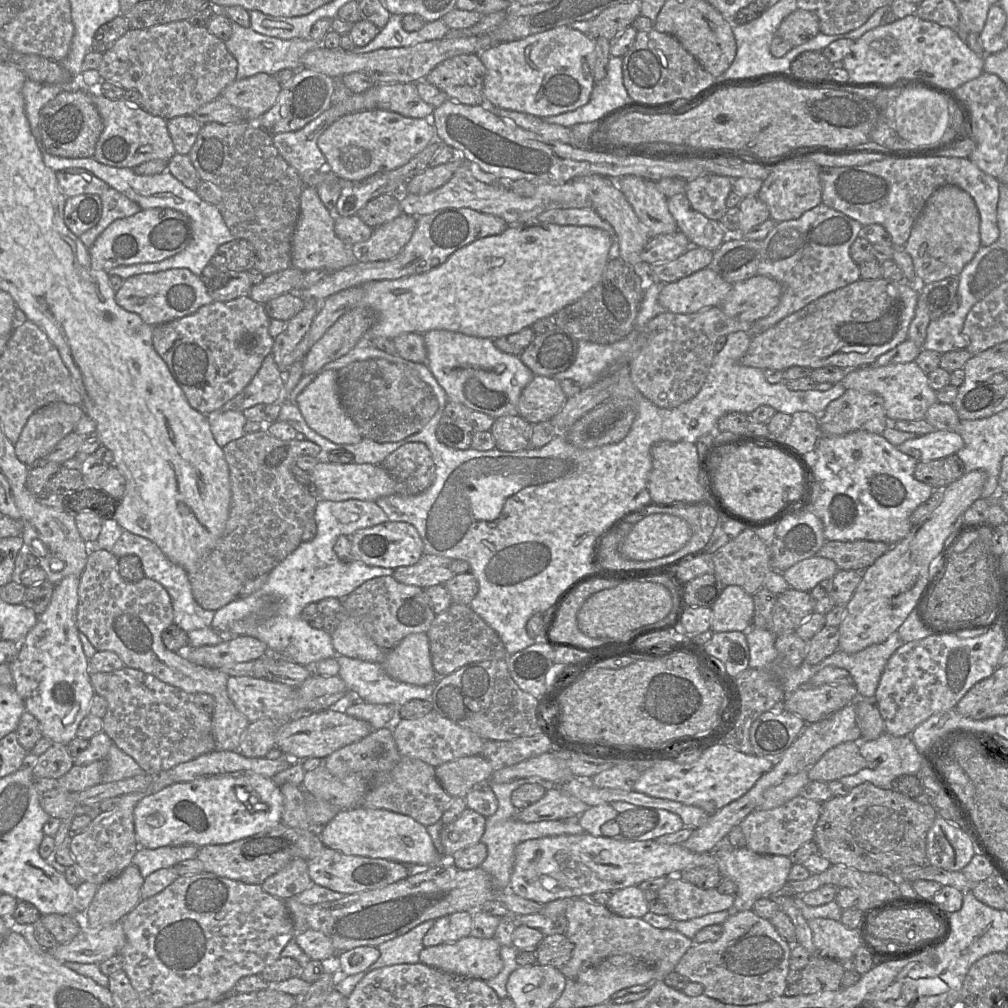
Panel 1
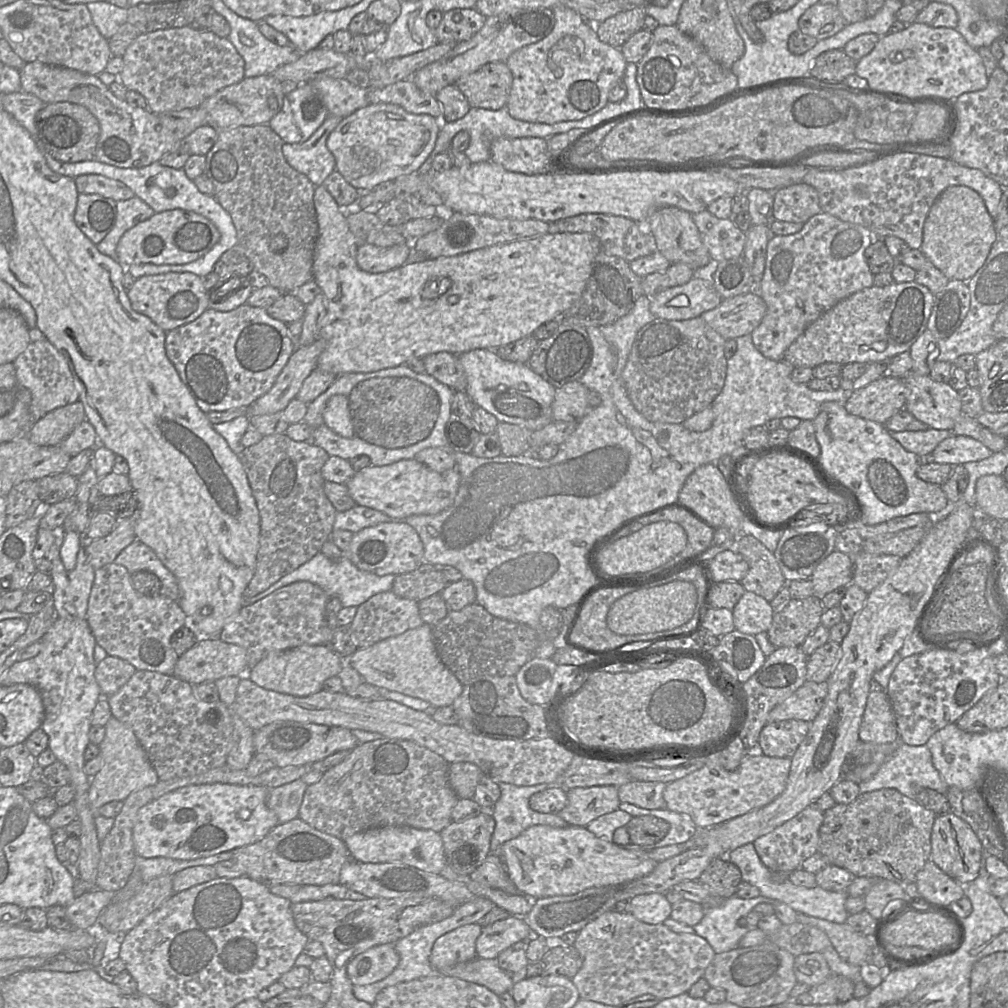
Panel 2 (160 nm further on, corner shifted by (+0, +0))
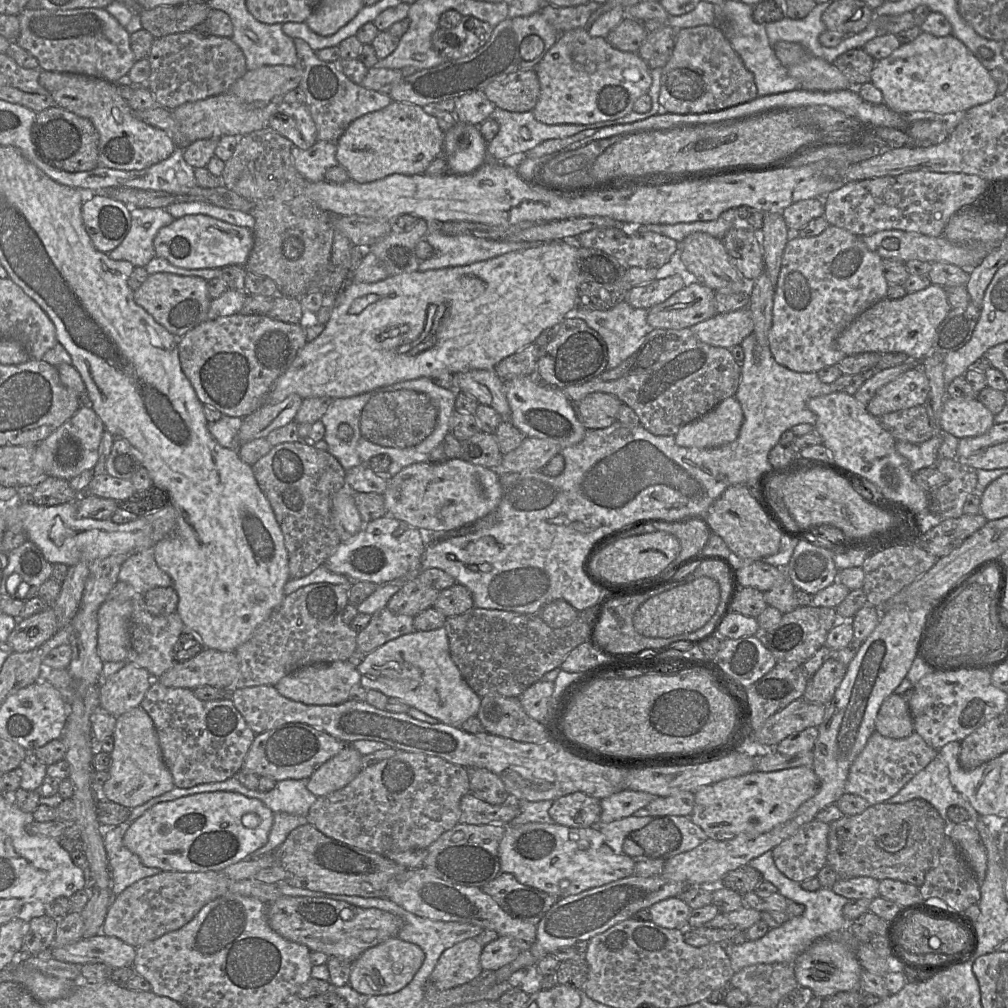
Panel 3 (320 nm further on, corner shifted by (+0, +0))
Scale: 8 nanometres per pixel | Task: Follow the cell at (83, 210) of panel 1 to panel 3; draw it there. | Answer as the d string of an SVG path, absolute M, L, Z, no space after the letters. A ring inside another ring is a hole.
M98 193L83 203L83 224L97 250L108 254L122 243L131 227L130 209Z

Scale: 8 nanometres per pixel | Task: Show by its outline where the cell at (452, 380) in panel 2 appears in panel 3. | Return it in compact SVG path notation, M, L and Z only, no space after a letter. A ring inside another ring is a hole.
M474 369L453 374L456 391L472 396L479 404L493 408L502 418L509 421L511 409L506 397L504 380L494 370Z

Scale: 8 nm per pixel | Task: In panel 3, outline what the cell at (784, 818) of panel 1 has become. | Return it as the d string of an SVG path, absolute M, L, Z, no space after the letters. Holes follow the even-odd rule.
M813 819L801 826L793 835L775 846L771 852L778 870L786 877L799 883L817 877L818 872L827 864L829 824Z

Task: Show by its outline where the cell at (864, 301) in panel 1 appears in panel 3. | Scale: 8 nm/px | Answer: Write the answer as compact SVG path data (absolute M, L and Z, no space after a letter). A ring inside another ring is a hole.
M936 284L907 293L900 299L884 298L859 315L839 335L837 348L847 356L865 352L904 353L913 361L922 361L932 352L936 329L950 309L946 289Z

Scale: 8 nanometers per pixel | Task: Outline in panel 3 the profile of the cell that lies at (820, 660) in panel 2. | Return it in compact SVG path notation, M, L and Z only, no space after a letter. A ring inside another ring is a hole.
M831 657L809 677L803 698L810 703L827 705L833 699L845 673L846 666Z

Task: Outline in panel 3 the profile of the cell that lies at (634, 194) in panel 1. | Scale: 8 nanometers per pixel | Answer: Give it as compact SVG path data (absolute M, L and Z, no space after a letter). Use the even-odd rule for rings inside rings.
M695 232L688 235L679 243L679 258L687 271L696 280L714 292L744 293L750 295L753 281L746 279L733 264L721 239L704 232Z

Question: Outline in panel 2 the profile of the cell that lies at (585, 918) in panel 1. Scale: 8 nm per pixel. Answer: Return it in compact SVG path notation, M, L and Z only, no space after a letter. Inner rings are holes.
M610 910L601 914L596 919L590 921L578 933L574 946L580 953L582 958L582 966L577 974L571 979L573 984L578 990L580 999L599 1002L606 1005L620 1007L624 1002L644 994L652 994L659 1000L678 996L687 993L693 984L699 979L703 978L706 968L712 962L715 952L711 945L704 938L696 935L695 933L675 933L668 929L663 923L661 924L648 924L638 920L629 912L622 912Z

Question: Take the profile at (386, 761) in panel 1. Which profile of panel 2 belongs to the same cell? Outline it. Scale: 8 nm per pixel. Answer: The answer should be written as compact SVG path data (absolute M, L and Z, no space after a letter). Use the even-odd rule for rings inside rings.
M383 737L381 739L358 744L351 750L349 756L345 760L324 772L322 778L317 783L307 786L299 809L298 818L311 827L340 838L341 840L345 840L356 833L368 829L391 826L408 826L417 829L433 830L439 833L452 822L451 812L459 799L449 785L448 773L449 763L442 756L410 740Z

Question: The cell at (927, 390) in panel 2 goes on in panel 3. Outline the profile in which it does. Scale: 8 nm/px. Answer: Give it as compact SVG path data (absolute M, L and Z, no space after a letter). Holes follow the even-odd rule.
M946 397L940 428L958 439L976 437L986 433L995 423L994 414L977 399Z

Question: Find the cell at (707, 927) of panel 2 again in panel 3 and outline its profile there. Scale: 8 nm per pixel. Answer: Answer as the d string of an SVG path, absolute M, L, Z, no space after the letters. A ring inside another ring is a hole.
M767 851L757 858L749 861L748 865L758 870L763 880L774 884L782 896L804 906L804 913L801 916L791 917L787 922L778 928L770 928L769 931L758 940L746 940L741 944L732 941L723 945L731 966L735 972L754 964L784 963L794 965L797 958L808 949L811 944L829 934L843 931L847 927L847 920L842 910L849 901L847 898L836 894L830 889L821 887L817 891L806 891L799 882L786 877L778 870L774 863L771 851Z

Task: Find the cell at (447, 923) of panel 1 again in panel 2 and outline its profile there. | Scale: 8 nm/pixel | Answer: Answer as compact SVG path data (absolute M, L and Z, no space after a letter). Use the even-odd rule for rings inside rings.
M479 923L467 924L437 938L430 954L433 968L439 971L477 957L475 944L481 929Z

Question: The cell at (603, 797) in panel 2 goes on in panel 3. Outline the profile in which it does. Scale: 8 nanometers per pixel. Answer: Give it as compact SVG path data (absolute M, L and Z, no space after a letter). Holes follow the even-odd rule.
M622 790L600 800L601 815L597 825L606 825L612 821L632 816L635 811L645 808L656 796L643 791Z

